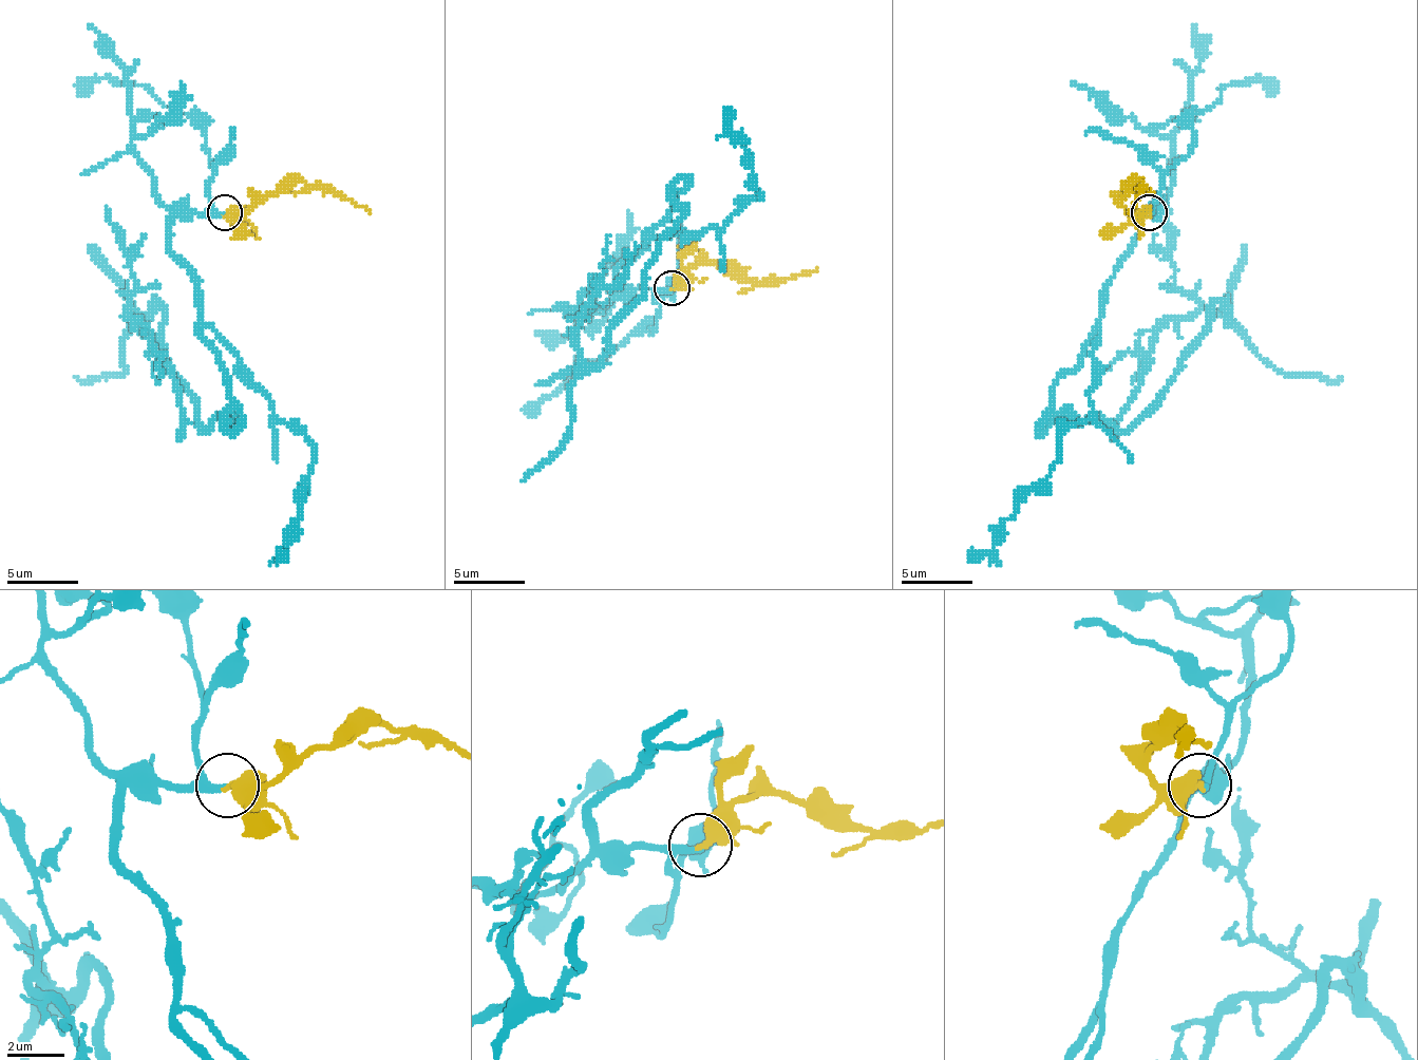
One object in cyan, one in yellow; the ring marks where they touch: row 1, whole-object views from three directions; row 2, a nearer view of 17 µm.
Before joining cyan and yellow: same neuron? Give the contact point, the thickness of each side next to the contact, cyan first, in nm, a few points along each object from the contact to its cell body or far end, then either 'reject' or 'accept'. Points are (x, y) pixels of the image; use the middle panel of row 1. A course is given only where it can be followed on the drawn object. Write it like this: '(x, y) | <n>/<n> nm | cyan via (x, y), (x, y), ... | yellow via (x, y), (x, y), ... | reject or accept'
(672, 288) | 170/440 nm | cyan via (670, 288), (624, 288), (618, 271), (681, 178), (681, 218), (592, 367), (582, 310), (621, 278), (624, 249) | yellow via (670, 288), (688, 271), (706, 261), (753, 278), (777, 282), (816, 267) | accept

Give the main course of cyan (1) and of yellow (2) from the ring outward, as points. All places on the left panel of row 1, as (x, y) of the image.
1: (224, 213), (177, 213), (170, 252), (234, 427), (206, 430), (163, 309), (128, 313), (174, 380), (177, 440)
2: (224, 213), (242, 213), (305, 182), (331, 185), (370, 213)

